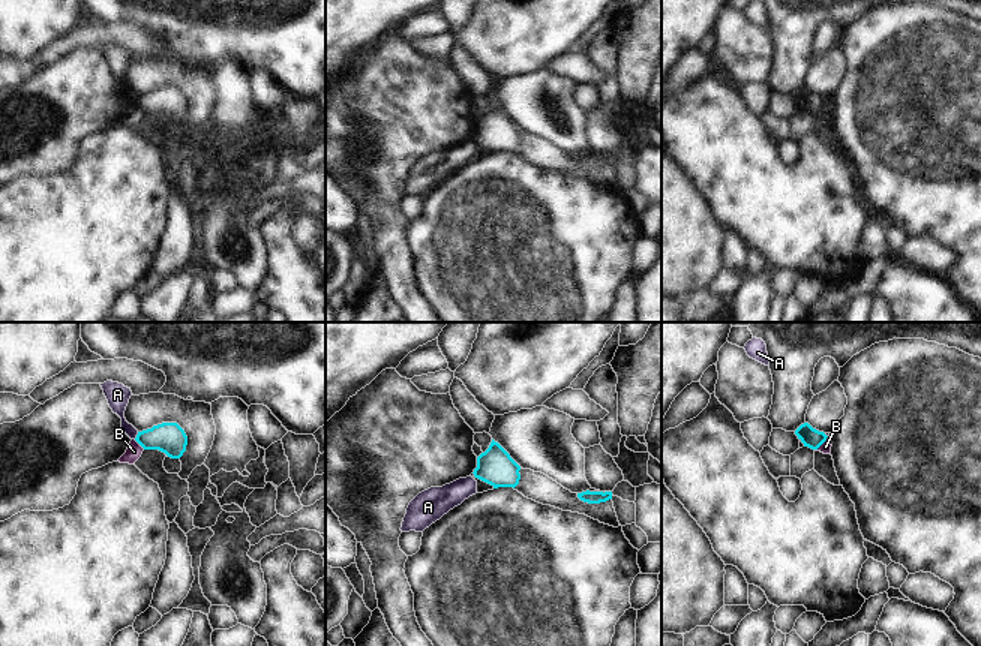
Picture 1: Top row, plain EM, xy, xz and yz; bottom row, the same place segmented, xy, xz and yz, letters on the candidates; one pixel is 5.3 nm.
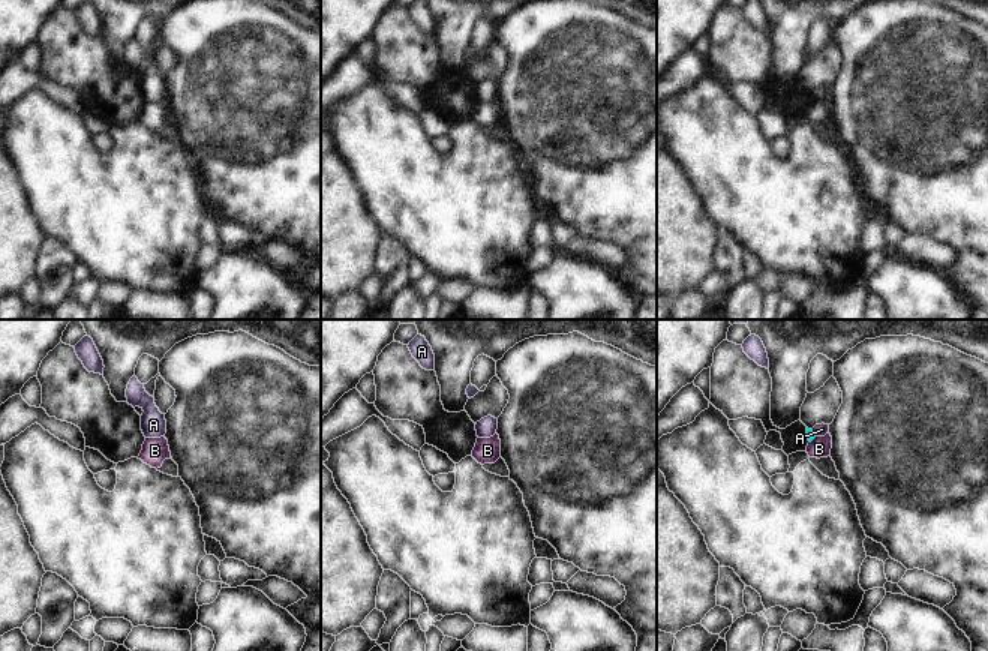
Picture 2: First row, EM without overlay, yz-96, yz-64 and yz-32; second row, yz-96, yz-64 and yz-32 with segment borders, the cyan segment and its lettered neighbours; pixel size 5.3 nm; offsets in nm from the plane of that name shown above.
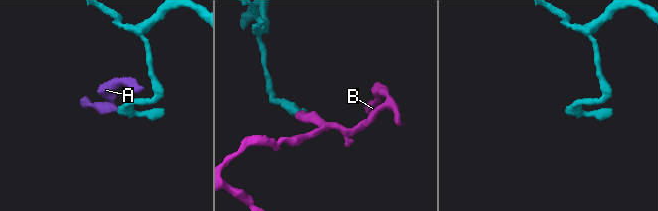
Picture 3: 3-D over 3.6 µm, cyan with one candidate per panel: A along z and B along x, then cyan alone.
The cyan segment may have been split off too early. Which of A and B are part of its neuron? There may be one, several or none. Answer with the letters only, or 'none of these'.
none of these

